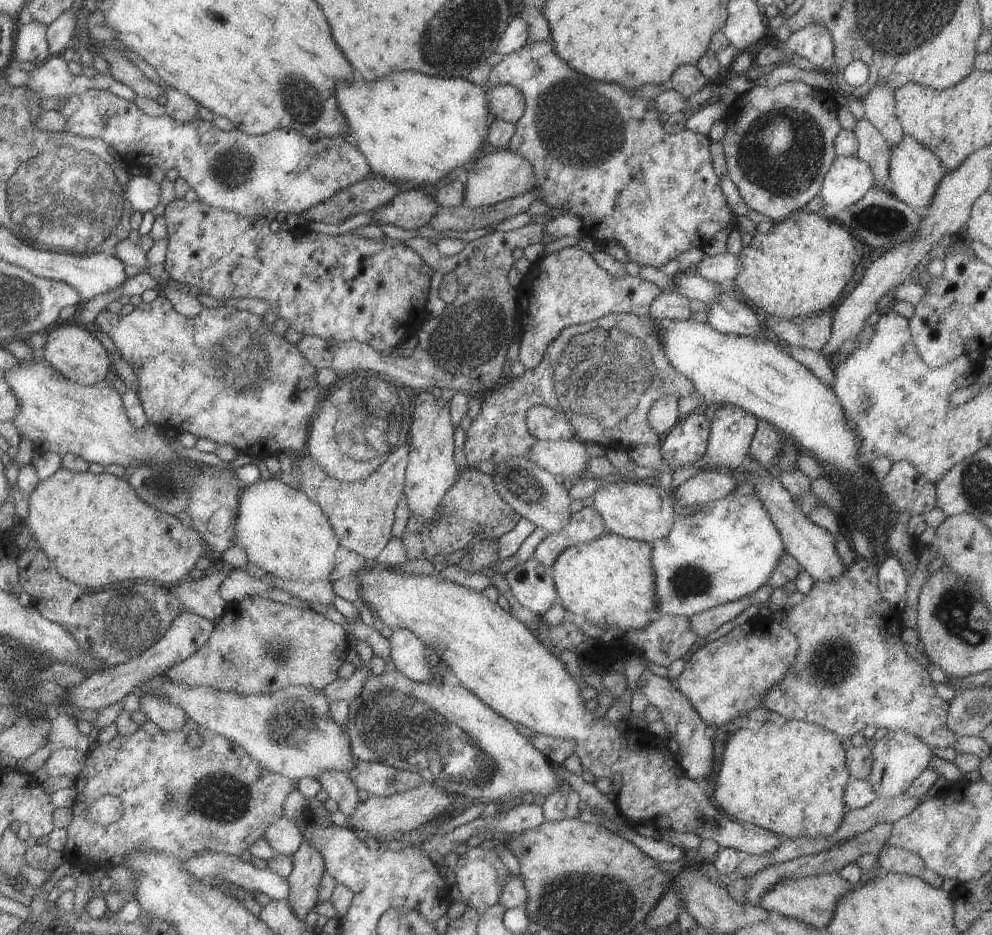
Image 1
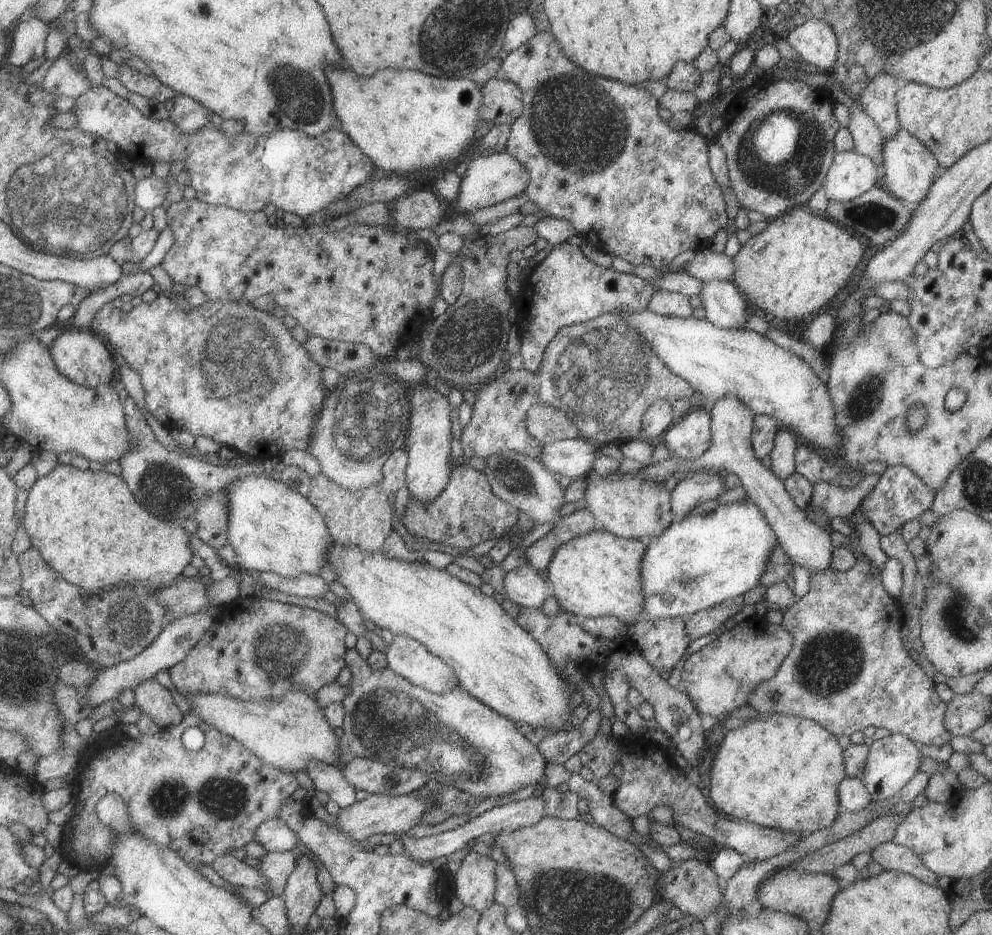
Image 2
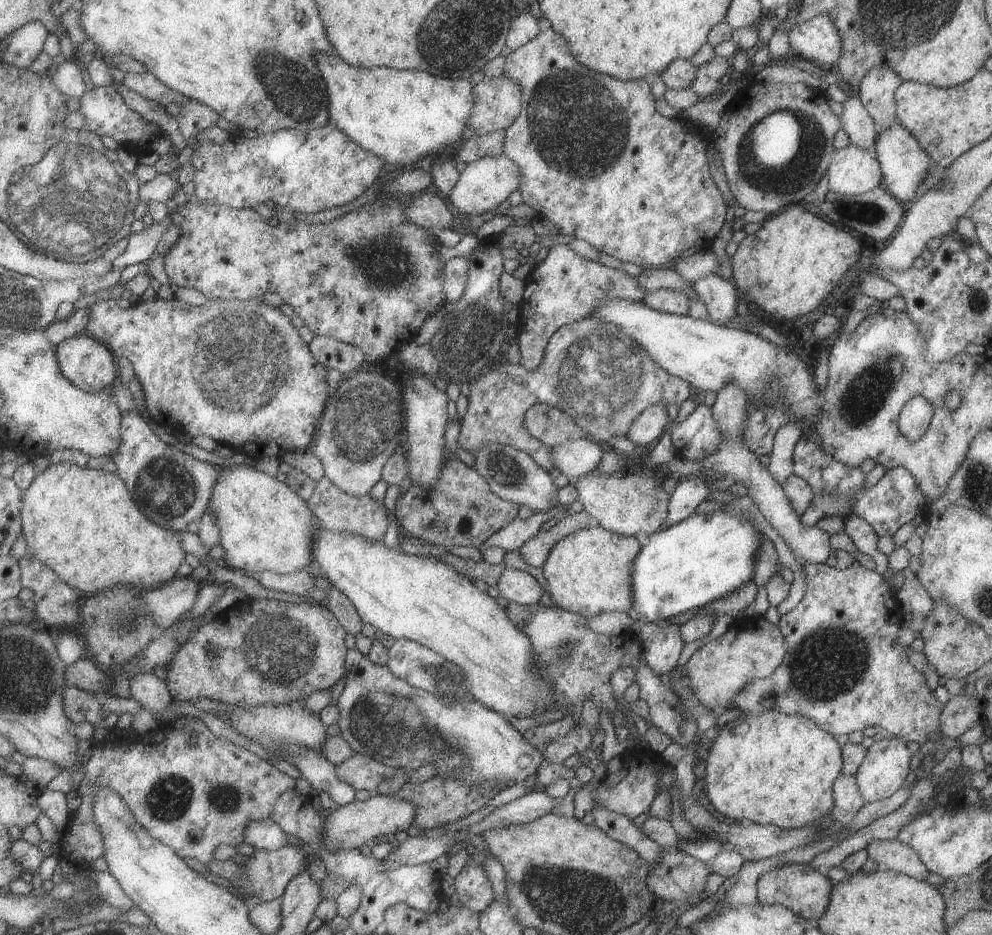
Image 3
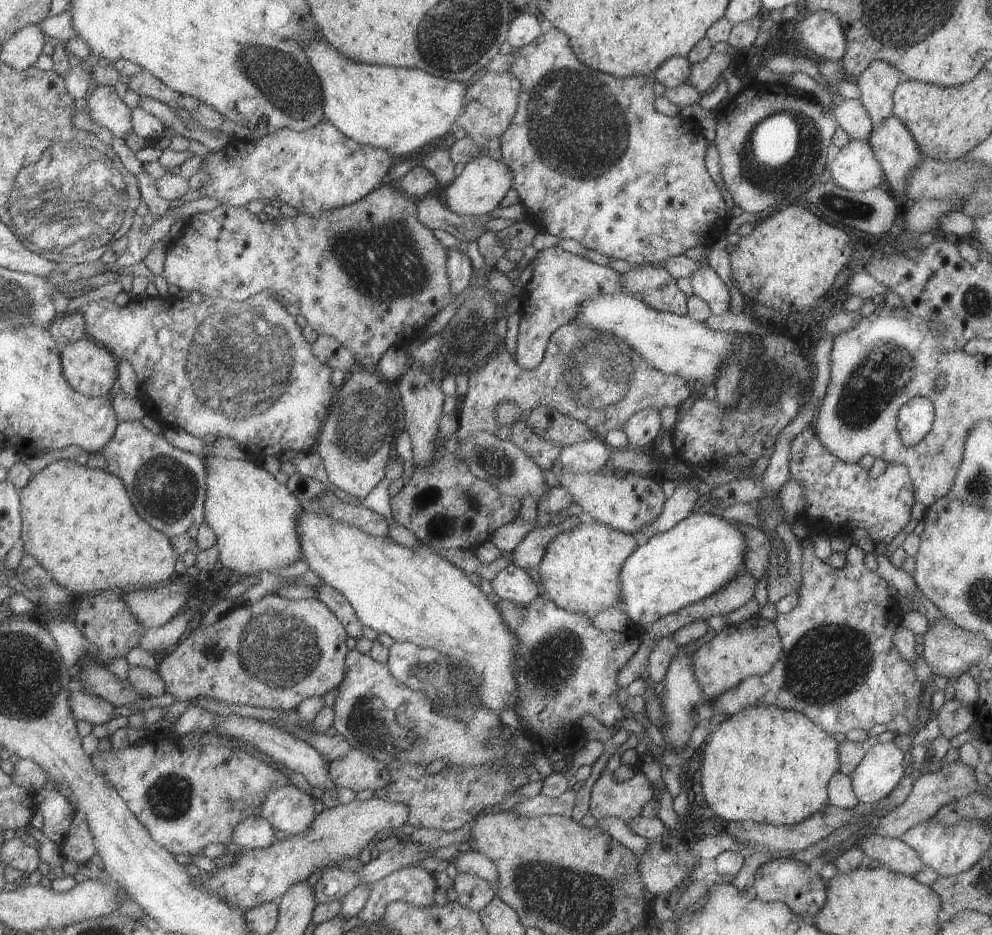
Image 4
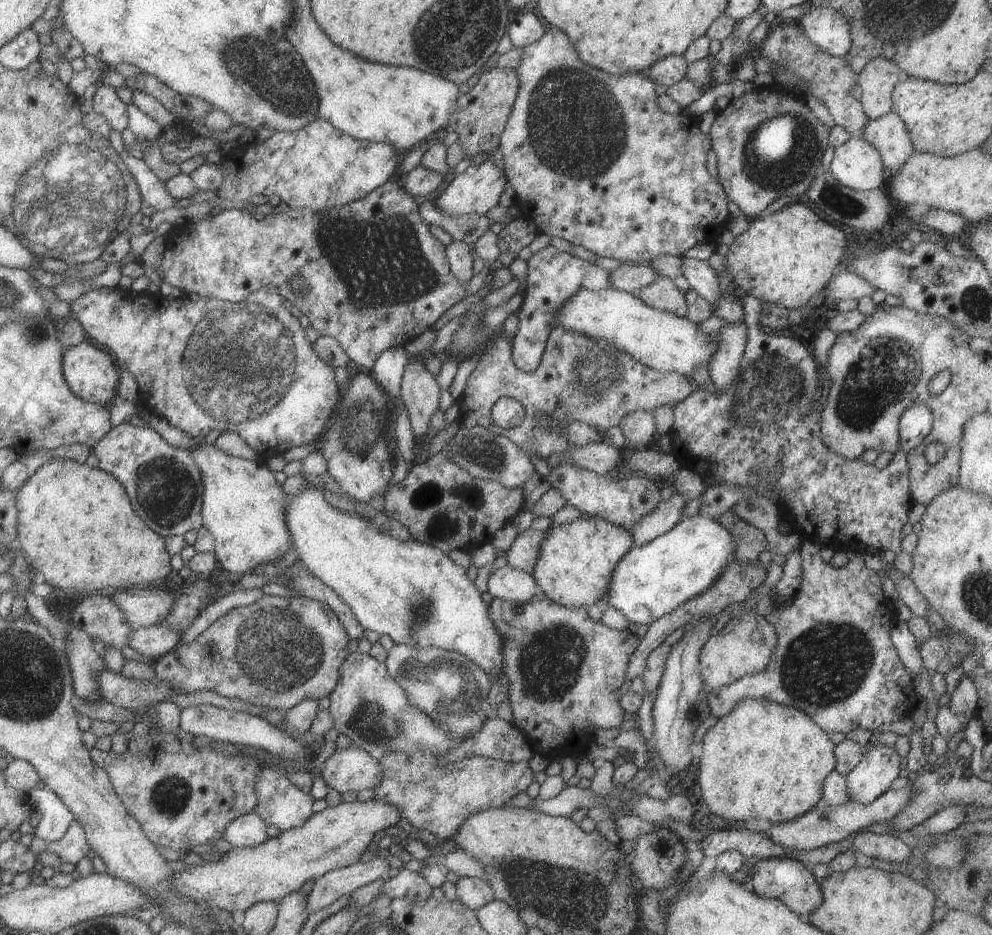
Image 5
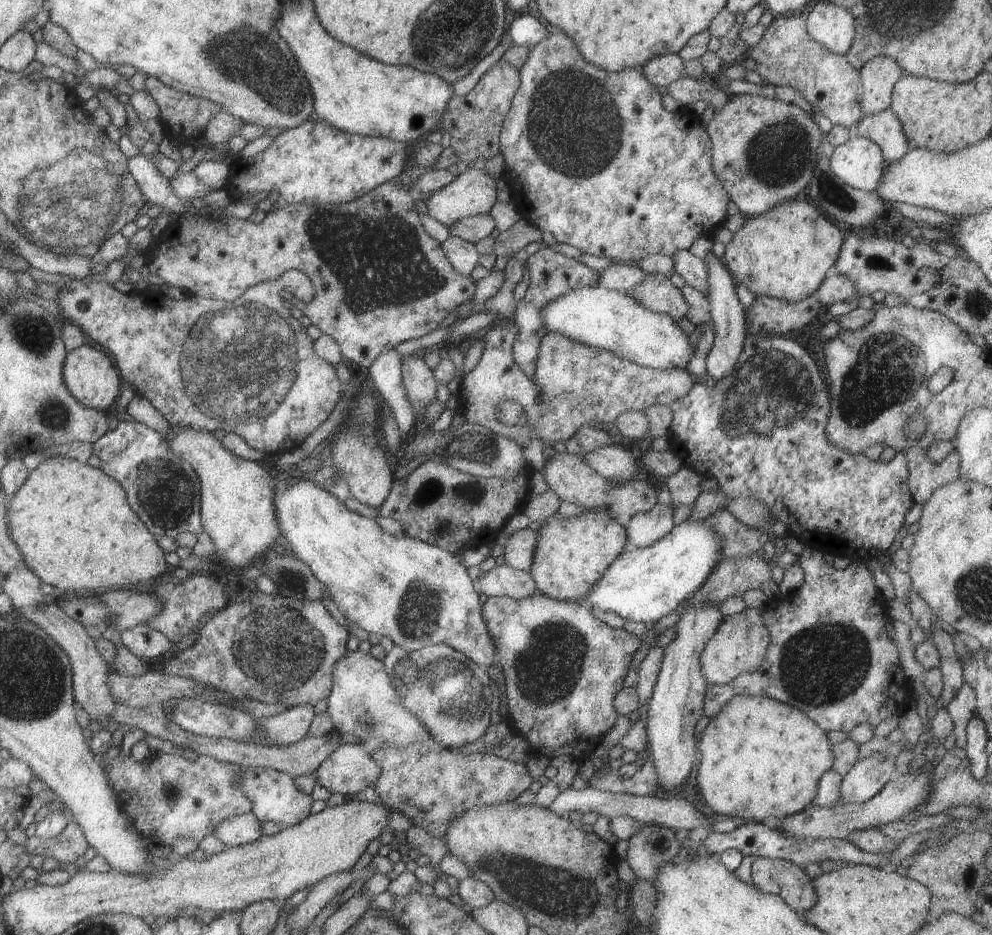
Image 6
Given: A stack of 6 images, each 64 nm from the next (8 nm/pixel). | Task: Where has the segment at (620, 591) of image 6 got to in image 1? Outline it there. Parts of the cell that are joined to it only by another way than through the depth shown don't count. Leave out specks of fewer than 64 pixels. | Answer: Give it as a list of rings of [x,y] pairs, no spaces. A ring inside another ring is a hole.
[[[753,493],[747,496],[726,495],[721,500],[704,504],[694,514],[678,516],[665,538],[651,545],[651,568],[655,582],[655,612],[660,615],[684,616],[690,618],[729,601],[747,597],[759,586],[767,583],[767,576],[773,572],[781,556],[786,554],[779,532],[775,530],[767,510]]]

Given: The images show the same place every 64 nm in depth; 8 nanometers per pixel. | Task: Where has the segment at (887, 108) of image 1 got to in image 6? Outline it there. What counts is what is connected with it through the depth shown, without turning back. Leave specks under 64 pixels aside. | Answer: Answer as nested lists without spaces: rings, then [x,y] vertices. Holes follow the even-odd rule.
[[[875,55],[858,70],[862,89],[860,106],[864,116],[890,108],[893,85],[903,74],[892,58]]]

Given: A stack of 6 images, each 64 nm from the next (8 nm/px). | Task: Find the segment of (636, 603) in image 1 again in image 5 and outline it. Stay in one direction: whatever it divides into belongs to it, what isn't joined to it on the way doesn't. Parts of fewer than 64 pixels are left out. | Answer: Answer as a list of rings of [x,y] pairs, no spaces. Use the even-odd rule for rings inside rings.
[[[581,515],[557,527],[549,525],[539,546],[531,576],[540,592],[551,602],[565,608],[587,608],[599,598],[603,600],[603,592],[608,590],[617,560],[632,546],[633,538],[627,529],[597,516]]]

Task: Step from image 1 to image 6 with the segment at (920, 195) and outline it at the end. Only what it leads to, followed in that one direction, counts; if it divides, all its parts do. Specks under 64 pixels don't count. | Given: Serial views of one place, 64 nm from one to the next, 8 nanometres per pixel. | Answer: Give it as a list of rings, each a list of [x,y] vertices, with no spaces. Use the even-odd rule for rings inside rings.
[[[890,108],[871,116],[861,116],[852,133],[875,142],[886,164],[897,162],[911,149],[905,140],[901,122],[897,120],[897,116]]]

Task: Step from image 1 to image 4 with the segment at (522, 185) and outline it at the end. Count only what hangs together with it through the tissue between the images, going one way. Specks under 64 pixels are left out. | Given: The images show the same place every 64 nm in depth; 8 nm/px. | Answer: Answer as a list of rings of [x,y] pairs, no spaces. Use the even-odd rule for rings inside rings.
[[[480,154],[465,163],[461,173],[446,186],[443,206],[458,215],[484,218],[499,205],[499,201],[509,188],[511,188],[511,170],[507,168],[507,164],[502,160],[493,160],[485,154]]]

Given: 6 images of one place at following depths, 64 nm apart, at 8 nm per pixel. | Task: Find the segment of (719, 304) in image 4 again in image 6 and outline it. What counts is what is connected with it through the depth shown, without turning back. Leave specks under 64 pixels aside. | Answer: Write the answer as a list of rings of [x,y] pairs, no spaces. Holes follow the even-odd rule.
[[[677,250],[671,256],[673,262],[673,272],[679,274],[685,283],[691,285],[691,288],[697,288],[699,292],[707,294],[705,282],[707,282],[707,270],[705,264],[697,256],[692,255],[689,250]]]

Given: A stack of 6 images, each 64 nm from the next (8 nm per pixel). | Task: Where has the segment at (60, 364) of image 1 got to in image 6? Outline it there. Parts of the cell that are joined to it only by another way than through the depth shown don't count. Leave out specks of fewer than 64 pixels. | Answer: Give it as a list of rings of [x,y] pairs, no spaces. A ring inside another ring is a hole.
[[[88,341],[75,350],[67,351],[61,377],[69,394],[81,406],[104,413],[108,413],[115,406],[121,391],[120,387],[123,384],[113,359],[103,349],[99,349]]]

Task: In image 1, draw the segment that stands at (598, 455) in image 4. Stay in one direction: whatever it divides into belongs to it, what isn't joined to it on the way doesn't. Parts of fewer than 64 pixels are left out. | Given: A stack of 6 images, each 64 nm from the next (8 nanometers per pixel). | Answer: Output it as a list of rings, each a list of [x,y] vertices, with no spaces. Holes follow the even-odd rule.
[[[575,437],[557,441],[534,440],[526,458],[554,476],[582,476],[587,473],[589,462],[585,445]]]

